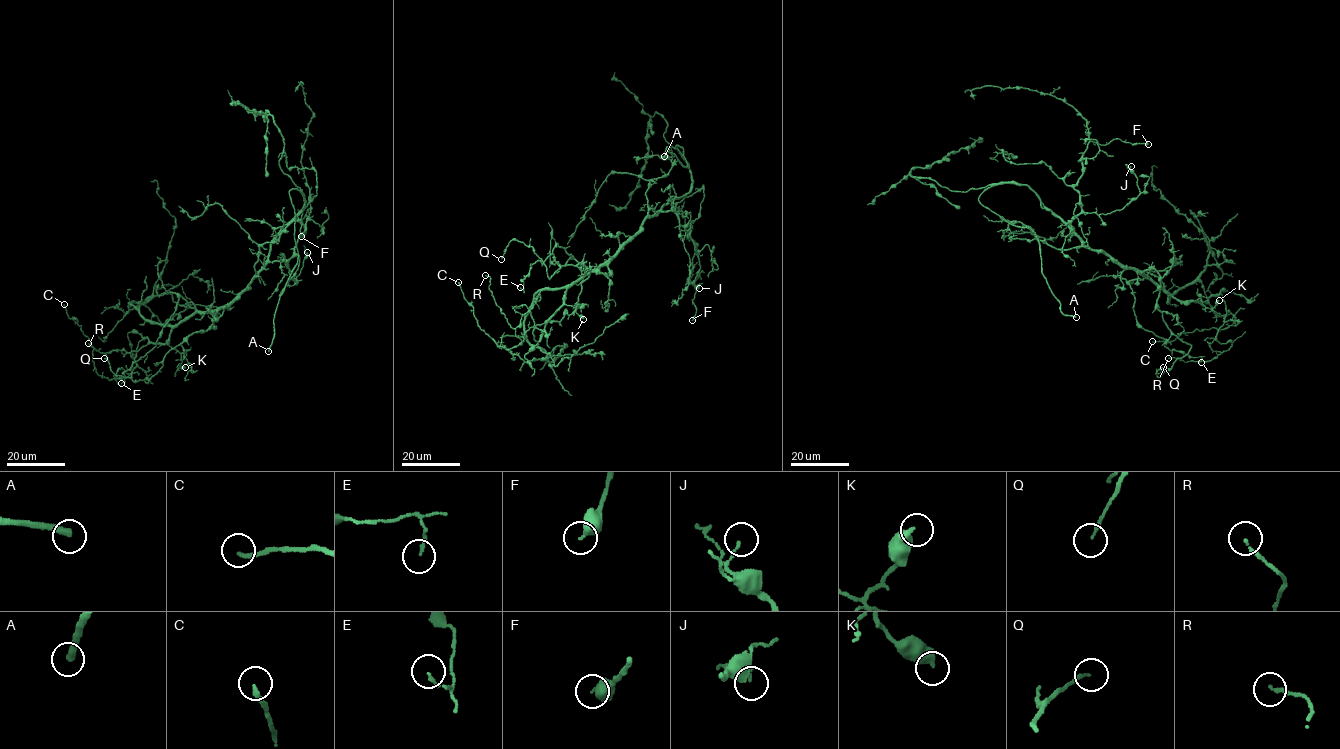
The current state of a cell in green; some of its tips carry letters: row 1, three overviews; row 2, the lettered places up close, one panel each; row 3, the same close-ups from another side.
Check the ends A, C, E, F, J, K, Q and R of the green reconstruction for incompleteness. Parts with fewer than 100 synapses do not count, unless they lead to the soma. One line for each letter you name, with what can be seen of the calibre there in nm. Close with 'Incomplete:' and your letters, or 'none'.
A: 320 nm
Incomplete: A

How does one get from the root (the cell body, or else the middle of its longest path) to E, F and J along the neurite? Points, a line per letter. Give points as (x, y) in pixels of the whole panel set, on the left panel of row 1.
E: (248, 285), (240, 296), (208, 312), (195, 310), (180, 297), (156, 346), (133, 362), (121, 383)
F: (248, 285), (269, 262), (291, 257), (311, 207), (302, 220), (306, 231), (301, 236)
J: (248, 285), (269, 262), (286, 260), (295, 284), (307, 252)

